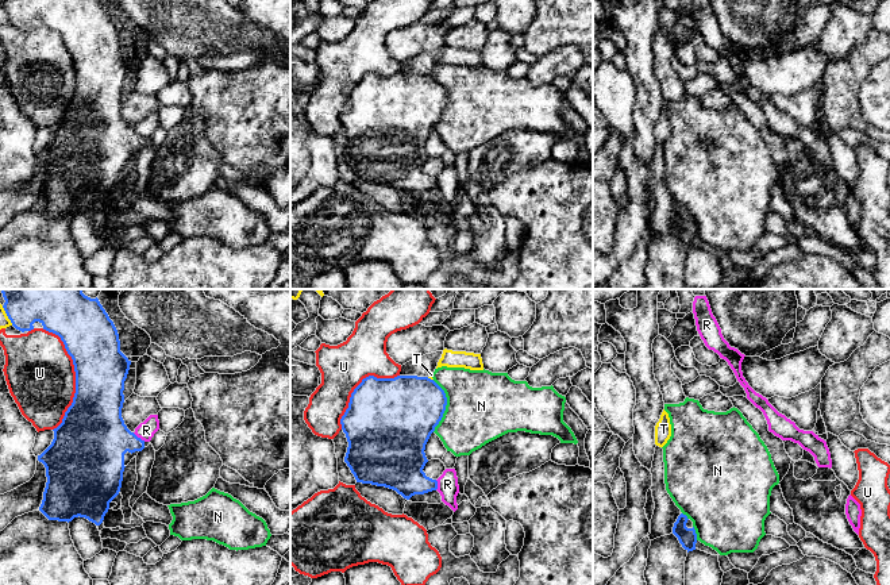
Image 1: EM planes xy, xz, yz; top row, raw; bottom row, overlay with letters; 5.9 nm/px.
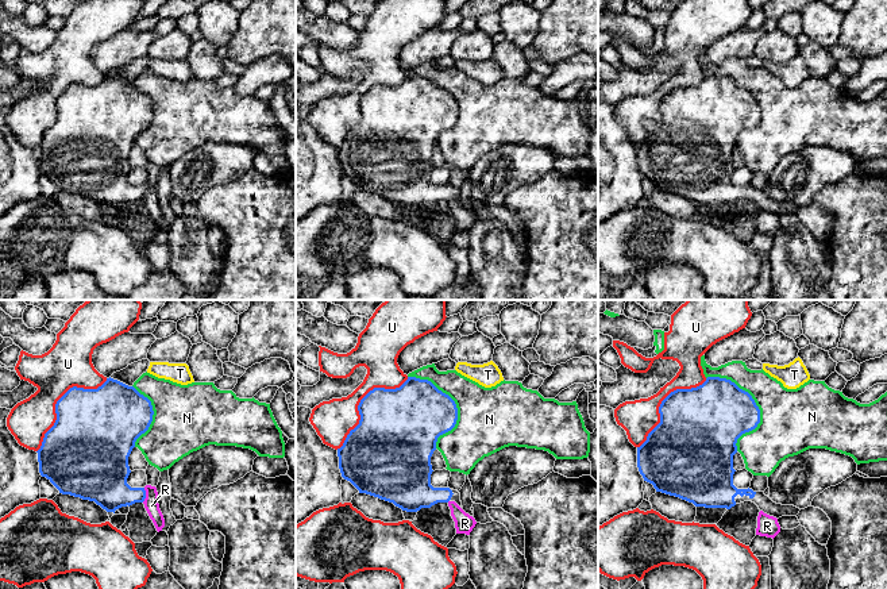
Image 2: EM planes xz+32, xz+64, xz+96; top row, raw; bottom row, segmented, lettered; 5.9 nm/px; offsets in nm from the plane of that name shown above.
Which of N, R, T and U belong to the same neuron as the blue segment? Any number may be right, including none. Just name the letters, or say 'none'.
none

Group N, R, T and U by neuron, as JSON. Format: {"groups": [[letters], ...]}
{"groups": [["N"], ["R"], ["T"], ["U"]]}

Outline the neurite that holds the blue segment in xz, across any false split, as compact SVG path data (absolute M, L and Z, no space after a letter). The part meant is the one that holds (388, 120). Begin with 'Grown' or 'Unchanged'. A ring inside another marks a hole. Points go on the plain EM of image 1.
Unchanged. M428 74L363 76L351 91L348 105L340 116L348 139L344 159L357 180L393 186L407 197L436 188L438 178L423 169L428 159L424 147L446 103L444 88Z

